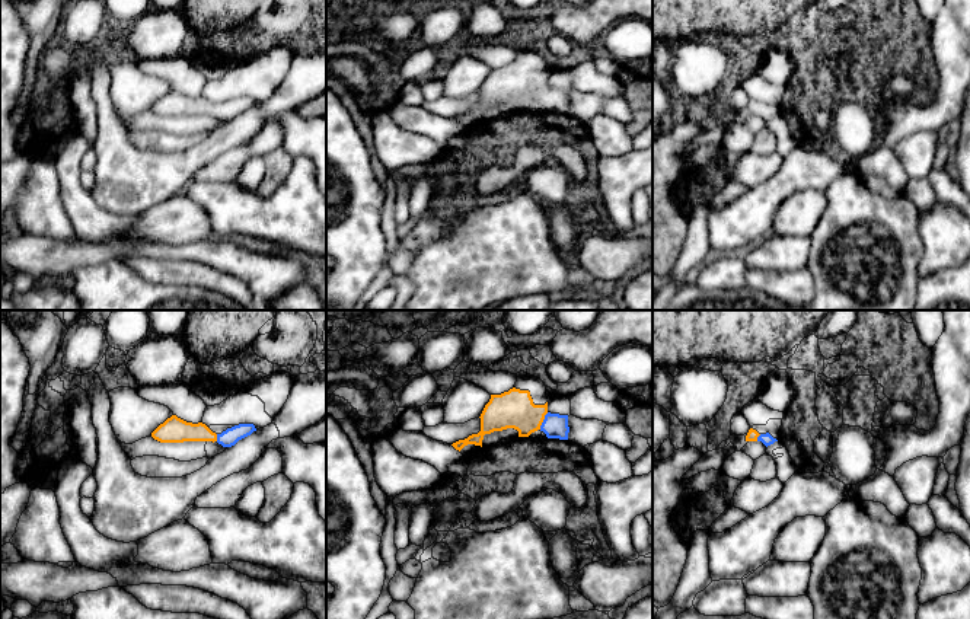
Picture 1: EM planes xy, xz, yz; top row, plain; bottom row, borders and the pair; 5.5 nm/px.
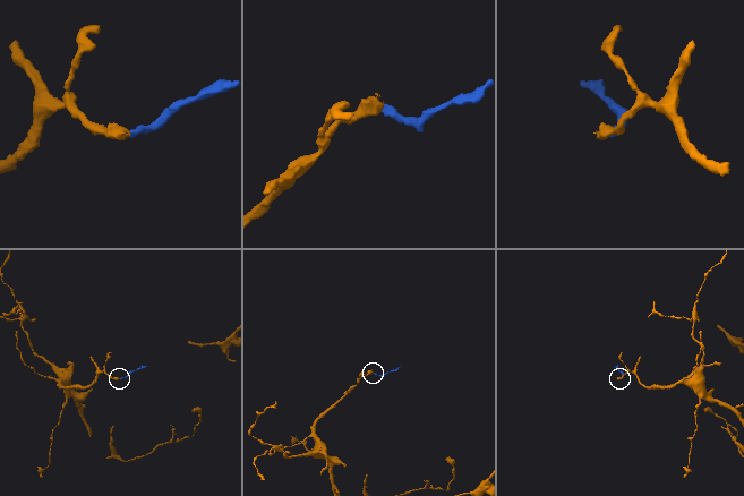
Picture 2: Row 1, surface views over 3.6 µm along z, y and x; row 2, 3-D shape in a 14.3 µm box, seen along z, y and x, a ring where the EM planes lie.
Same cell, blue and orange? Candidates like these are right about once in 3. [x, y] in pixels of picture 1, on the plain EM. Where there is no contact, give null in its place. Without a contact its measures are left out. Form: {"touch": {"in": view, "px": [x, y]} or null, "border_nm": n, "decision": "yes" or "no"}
{"touch": {"in": "xz", "px": [543, 95]}, "border_nm": 110, "decision": "yes"}

